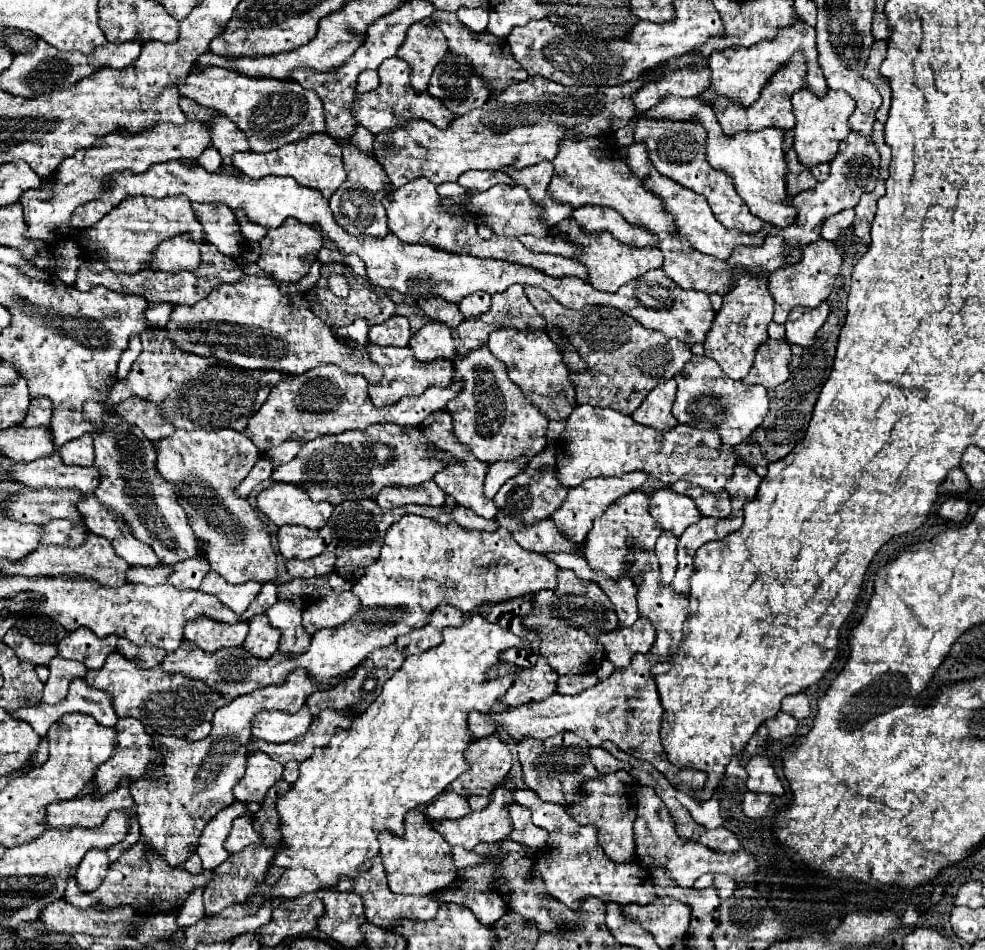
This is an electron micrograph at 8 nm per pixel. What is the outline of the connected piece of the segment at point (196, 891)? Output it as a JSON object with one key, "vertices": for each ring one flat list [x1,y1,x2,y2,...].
{"vertices":[[193,888,185,904,177,912,177,924,179,928,187,928,191,924,197,924,205,916,203,910,203,888]]}

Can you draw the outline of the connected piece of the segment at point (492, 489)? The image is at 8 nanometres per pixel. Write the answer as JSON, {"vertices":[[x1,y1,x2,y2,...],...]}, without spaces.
{"vertices":[[517,458,517,460,501,460,489,466,489,474,485,478,485,494,497,494,497,490,505,484,505,480,513,478,515,474,523,472,529,464,529,458]]}

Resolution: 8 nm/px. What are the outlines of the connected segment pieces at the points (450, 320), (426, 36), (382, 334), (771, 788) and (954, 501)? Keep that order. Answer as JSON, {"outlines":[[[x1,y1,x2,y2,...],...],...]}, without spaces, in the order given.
{"outlines":[[[433,298,433,300,419,300,419,308,425,312,425,316,433,322,447,324,451,328,459,326,463,322,463,316,459,314,457,306,451,306,449,302,443,302,443,298]],[[419,22,413,24,407,32,403,46,397,56,403,58,411,68,411,84,415,90,423,92,431,78,431,70,441,62,447,54,447,40,435,24]],[[391,316,383,324,371,326,367,344,375,342,375,346,405,346,409,338,411,338,409,320,403,316]],[[753,756,747,762,745,768,749,772,749,780,747,780,749,790,767,792,767,794,773,794,773,796,783,794,783,784,775,776,775,770,773,770,771,762,765,756]],[[947,498,943,504,941,504,941,510,939,514,945,518,945,520,951,520,951,522,961,522,965,520,969,512,969,504,963,500,963,498]]]}

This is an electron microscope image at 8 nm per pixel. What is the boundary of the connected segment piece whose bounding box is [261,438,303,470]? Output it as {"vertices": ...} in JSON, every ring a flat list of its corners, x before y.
{"vertices":[[289,438,289,440,285,440,283,444,279,444,277,448,271,448,271,450,261,452,261,456,263,456,263,458,269,458,269,460,271,460,271,464,273,464,273,470,275,470,277,466,287,464,289,460,293,460,293,458,299,454,301,446,303,446,303,442,301,442,301,440]]}

